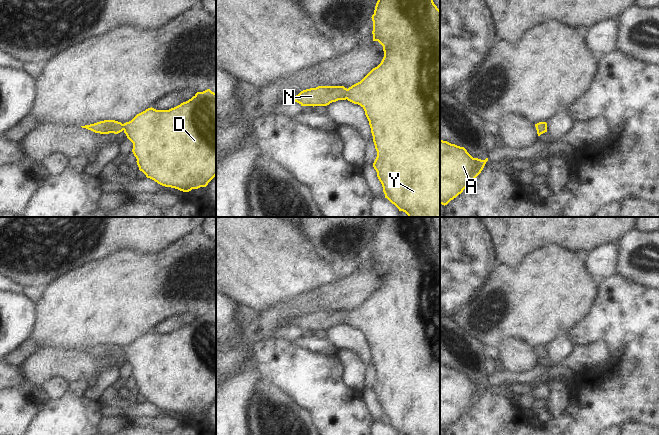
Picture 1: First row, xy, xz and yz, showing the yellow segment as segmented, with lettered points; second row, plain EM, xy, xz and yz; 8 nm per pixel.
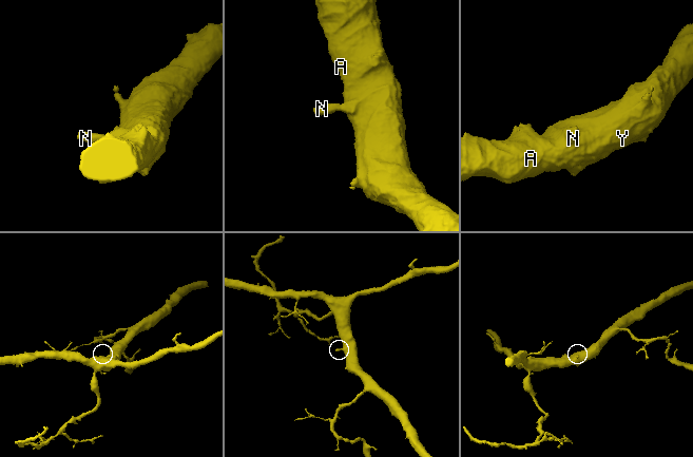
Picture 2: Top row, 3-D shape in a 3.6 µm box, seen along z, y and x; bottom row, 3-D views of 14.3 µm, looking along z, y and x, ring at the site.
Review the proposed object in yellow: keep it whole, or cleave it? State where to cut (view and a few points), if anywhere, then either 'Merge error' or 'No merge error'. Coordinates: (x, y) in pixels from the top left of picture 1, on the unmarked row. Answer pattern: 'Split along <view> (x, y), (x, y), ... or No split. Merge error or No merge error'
No split. No merge error.

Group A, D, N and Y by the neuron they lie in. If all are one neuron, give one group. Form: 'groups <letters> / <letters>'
groups A D N Y

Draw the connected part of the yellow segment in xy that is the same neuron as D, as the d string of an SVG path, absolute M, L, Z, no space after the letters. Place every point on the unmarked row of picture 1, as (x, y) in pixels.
M210 313L169 334L148 332L124 348L104 344L81 351L100 358L123 355L133 367L139 394L162 410L189 416L206 411L216 400L216 317Z

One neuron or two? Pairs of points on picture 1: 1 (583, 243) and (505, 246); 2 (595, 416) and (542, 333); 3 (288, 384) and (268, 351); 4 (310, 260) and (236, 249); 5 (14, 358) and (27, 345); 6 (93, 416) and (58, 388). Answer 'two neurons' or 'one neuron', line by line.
1: one neuron
2: two neurons
3: one neuron
4: one neuron
5: one neuron
6: two neurons

